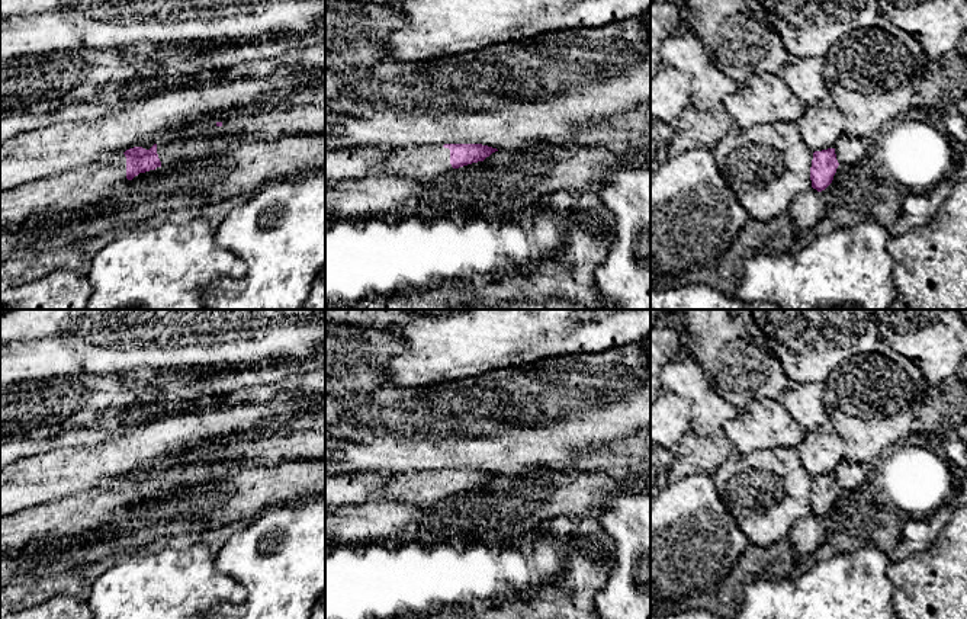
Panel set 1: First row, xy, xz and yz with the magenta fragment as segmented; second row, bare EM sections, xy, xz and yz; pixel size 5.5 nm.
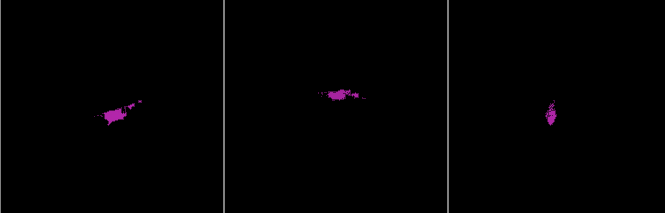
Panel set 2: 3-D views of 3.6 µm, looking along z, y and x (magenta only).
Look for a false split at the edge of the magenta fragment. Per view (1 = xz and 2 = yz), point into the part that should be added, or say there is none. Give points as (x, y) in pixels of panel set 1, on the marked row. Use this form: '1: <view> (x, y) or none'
1: none
2: none

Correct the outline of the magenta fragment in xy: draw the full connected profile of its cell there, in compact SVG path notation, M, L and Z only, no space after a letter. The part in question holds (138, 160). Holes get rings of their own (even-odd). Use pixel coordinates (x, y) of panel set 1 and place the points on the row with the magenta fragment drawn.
M212 128L211 132L154 144L150 150L134 147L126 150L126 179L132 180L139 173L155 170L173 163L193 161L229 148L245 138L229 134L225 128Z

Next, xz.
M444 144L443 147L450 150L450 164L453 169L484 161L492 153L498 151L482 144Z

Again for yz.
M835 148L815 151L810 167L812 187L817 192L825 190L832 183L838 166Z

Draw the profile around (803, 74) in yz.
M791 57L780 77L806 106L835 105L823 78L822 57Z

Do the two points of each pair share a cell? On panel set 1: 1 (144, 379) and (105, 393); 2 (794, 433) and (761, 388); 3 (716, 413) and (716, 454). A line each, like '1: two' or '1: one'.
1: one
2: two
3: two

